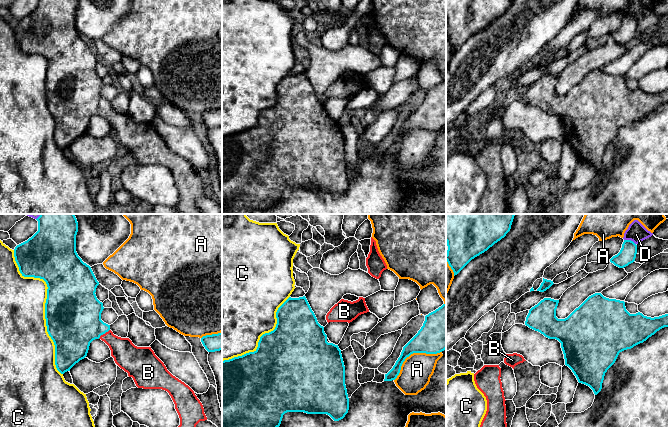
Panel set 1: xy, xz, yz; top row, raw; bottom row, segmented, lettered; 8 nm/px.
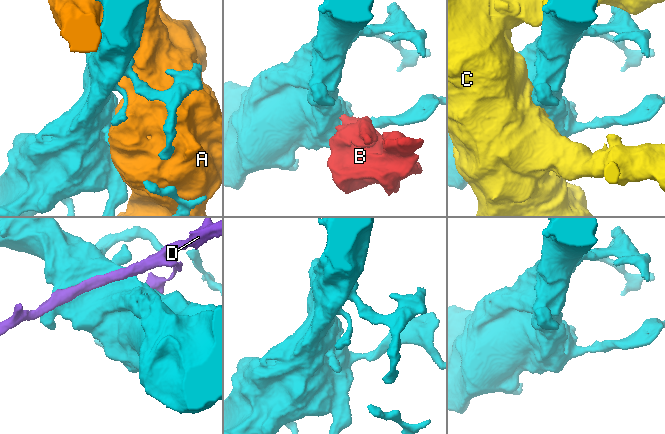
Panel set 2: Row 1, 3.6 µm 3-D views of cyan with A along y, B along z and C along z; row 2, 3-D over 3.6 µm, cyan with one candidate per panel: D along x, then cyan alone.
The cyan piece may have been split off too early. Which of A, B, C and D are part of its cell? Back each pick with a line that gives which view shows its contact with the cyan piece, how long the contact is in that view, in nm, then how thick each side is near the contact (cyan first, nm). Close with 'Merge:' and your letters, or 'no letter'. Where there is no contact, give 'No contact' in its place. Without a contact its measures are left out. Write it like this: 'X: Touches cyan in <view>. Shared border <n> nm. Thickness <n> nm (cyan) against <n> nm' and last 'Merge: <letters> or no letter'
B: Touches cyan in xy. Shared border 120 nm. Thickness 420 nm (cyan) against 200 nm
Merge: B

